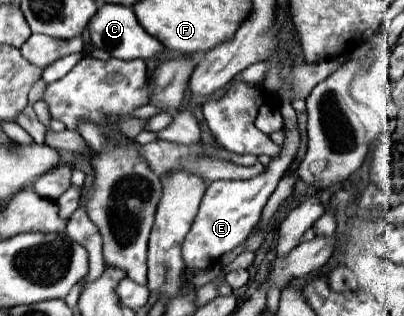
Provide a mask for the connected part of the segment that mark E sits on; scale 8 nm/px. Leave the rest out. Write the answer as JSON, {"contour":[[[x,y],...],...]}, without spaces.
{"contour":[[[284,129],[284,131],[286,131],[286,143],[282,147],[282,155],[272,159],[272,163],[266,167],[266,173],[248,181],[220,179],[208,185],[202,197],[198,215],[194,217],[194,223],[182,243],[182,259],[186,269],[206,269],[214,261],[218,261],[224,253],[242,245],[252,233],[252,229],[258,225],[268,197],[274,193],[278,181],[288,171],[288,165],[296,157],[296,151],[300,145],[300,135],[296,129]]]}

